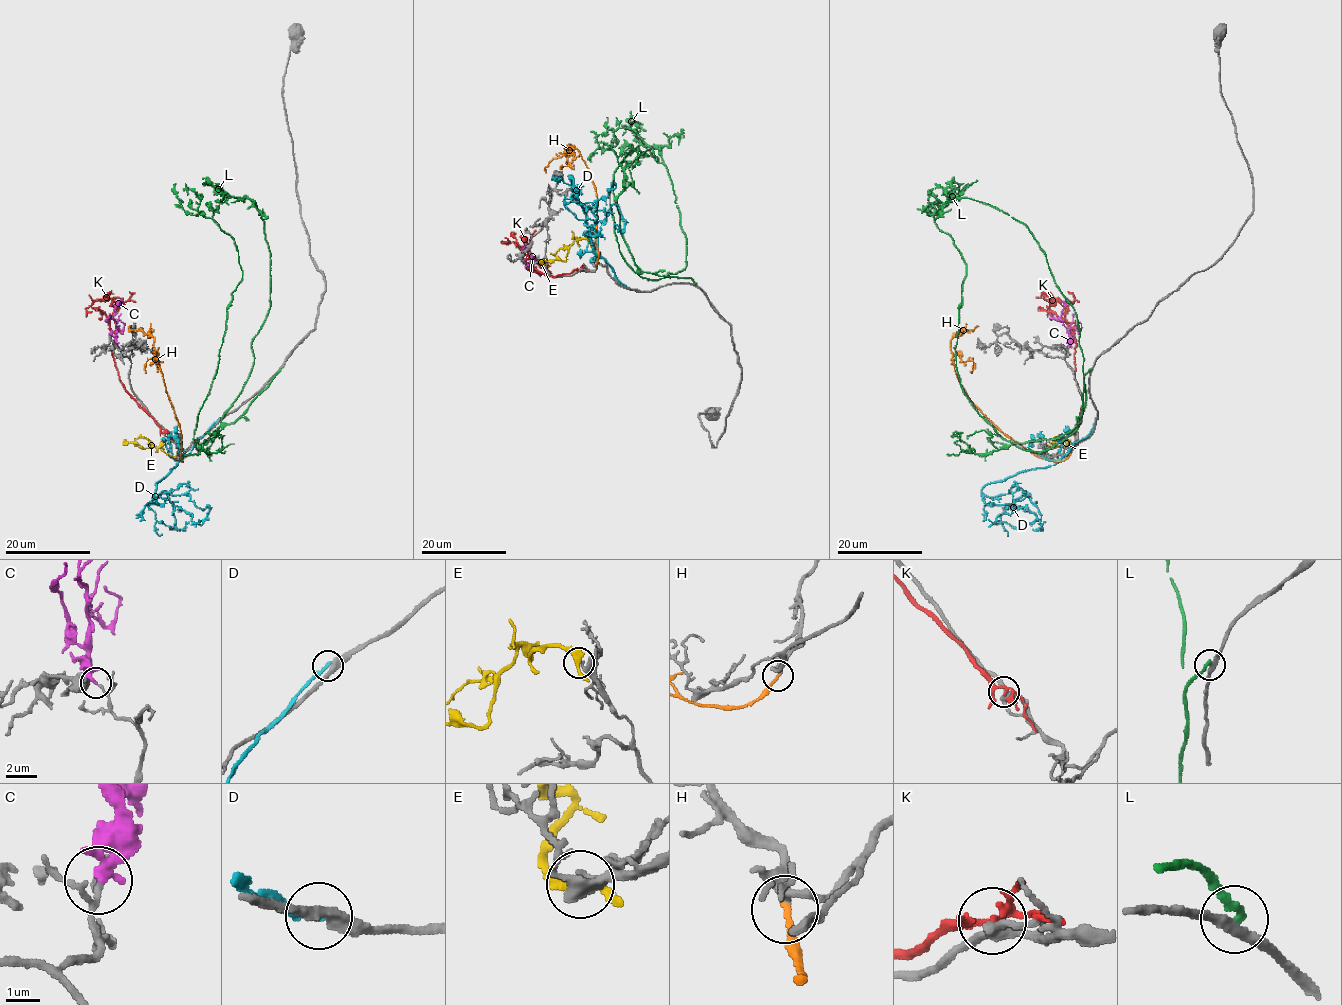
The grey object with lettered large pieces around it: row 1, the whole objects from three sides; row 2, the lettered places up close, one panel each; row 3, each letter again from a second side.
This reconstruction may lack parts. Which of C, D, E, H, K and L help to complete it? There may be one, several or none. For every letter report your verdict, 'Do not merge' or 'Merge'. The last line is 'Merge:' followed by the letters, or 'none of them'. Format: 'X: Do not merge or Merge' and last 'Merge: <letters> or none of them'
C: Merge
D: Do not merge
E: Do not merge
H: Merge
K: Do not merge
L: Do not merge
Merge: C, H

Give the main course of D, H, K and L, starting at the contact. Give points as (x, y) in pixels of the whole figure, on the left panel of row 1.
D: (218, 419), (155, 484), (154, 497), (186, 484), (189, 500), (202, 509), (208, 508), (206, 518), (198, 524)
H: (180, 452), (182, 461), (181, 430), (157, 364), (152, 337), (129, 329), (130, 326)
K: (164, 430), (121, 381), (112, 355), (116, 335), (110, 328), (115, 308), (110, 299), (94, 301), (86, 317)
L: (279, 370), (198, 452), (194, 430), (242, 270), (234, 239), (212, 219), (187, 213), (176, 183)

